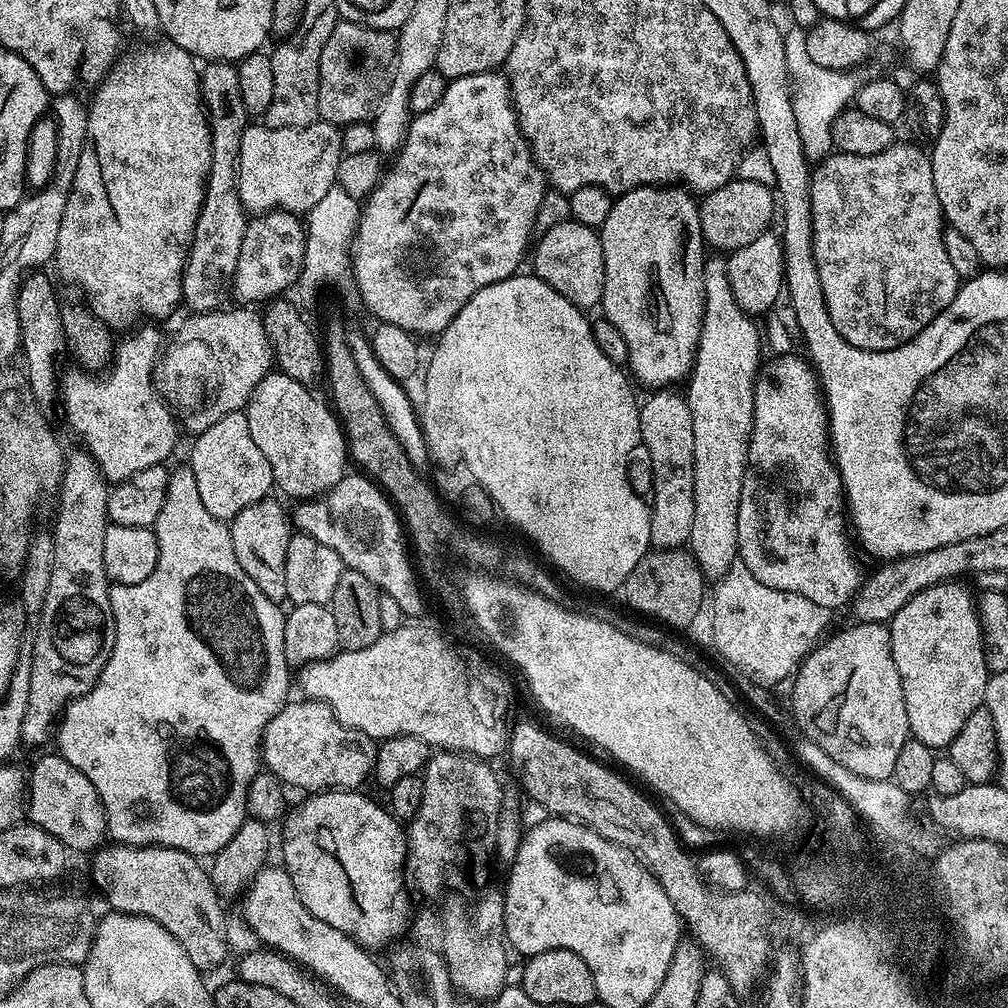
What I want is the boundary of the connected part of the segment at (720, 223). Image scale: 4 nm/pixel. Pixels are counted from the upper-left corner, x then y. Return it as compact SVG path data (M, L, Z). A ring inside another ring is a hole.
M734 178L718 190L707 193L699 201L699 205L705 245L709 249L721 248L724 254L737 252L742 246L754 242L758 234L769 231L771 224L768 223L771 222L772 216L774 220L774 213L778 208L773 189L769 185L739 178Z

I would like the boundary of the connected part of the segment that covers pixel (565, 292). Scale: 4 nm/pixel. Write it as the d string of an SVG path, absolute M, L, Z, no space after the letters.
M570 218L558 226L547 228L539 239L535 241L530 256L531 271L536 277L582 310L589 310L595 304L597 307L604 298L604 255L599 231Z

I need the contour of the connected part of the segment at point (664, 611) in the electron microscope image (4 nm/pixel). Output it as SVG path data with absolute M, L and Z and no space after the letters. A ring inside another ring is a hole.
M679 548L650 550L630 570L622 585L624 600L633 608L633 613L651 618L672 630L680 630L696 620L704 604L706 577L691 551Z

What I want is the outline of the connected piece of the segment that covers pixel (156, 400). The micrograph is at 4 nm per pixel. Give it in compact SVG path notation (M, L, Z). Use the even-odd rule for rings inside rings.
M144 327L132 334L137 336L121 344L119 341L110 371L103 378L83 370L65 371L62 376L62 404L64 400L68 424L84 438L83 445L95 457L101 474L109 482L128 480L150 466L164 464L176 444L178 425L152 385L152 366L162 343L159 334L152 329L155 327Z

